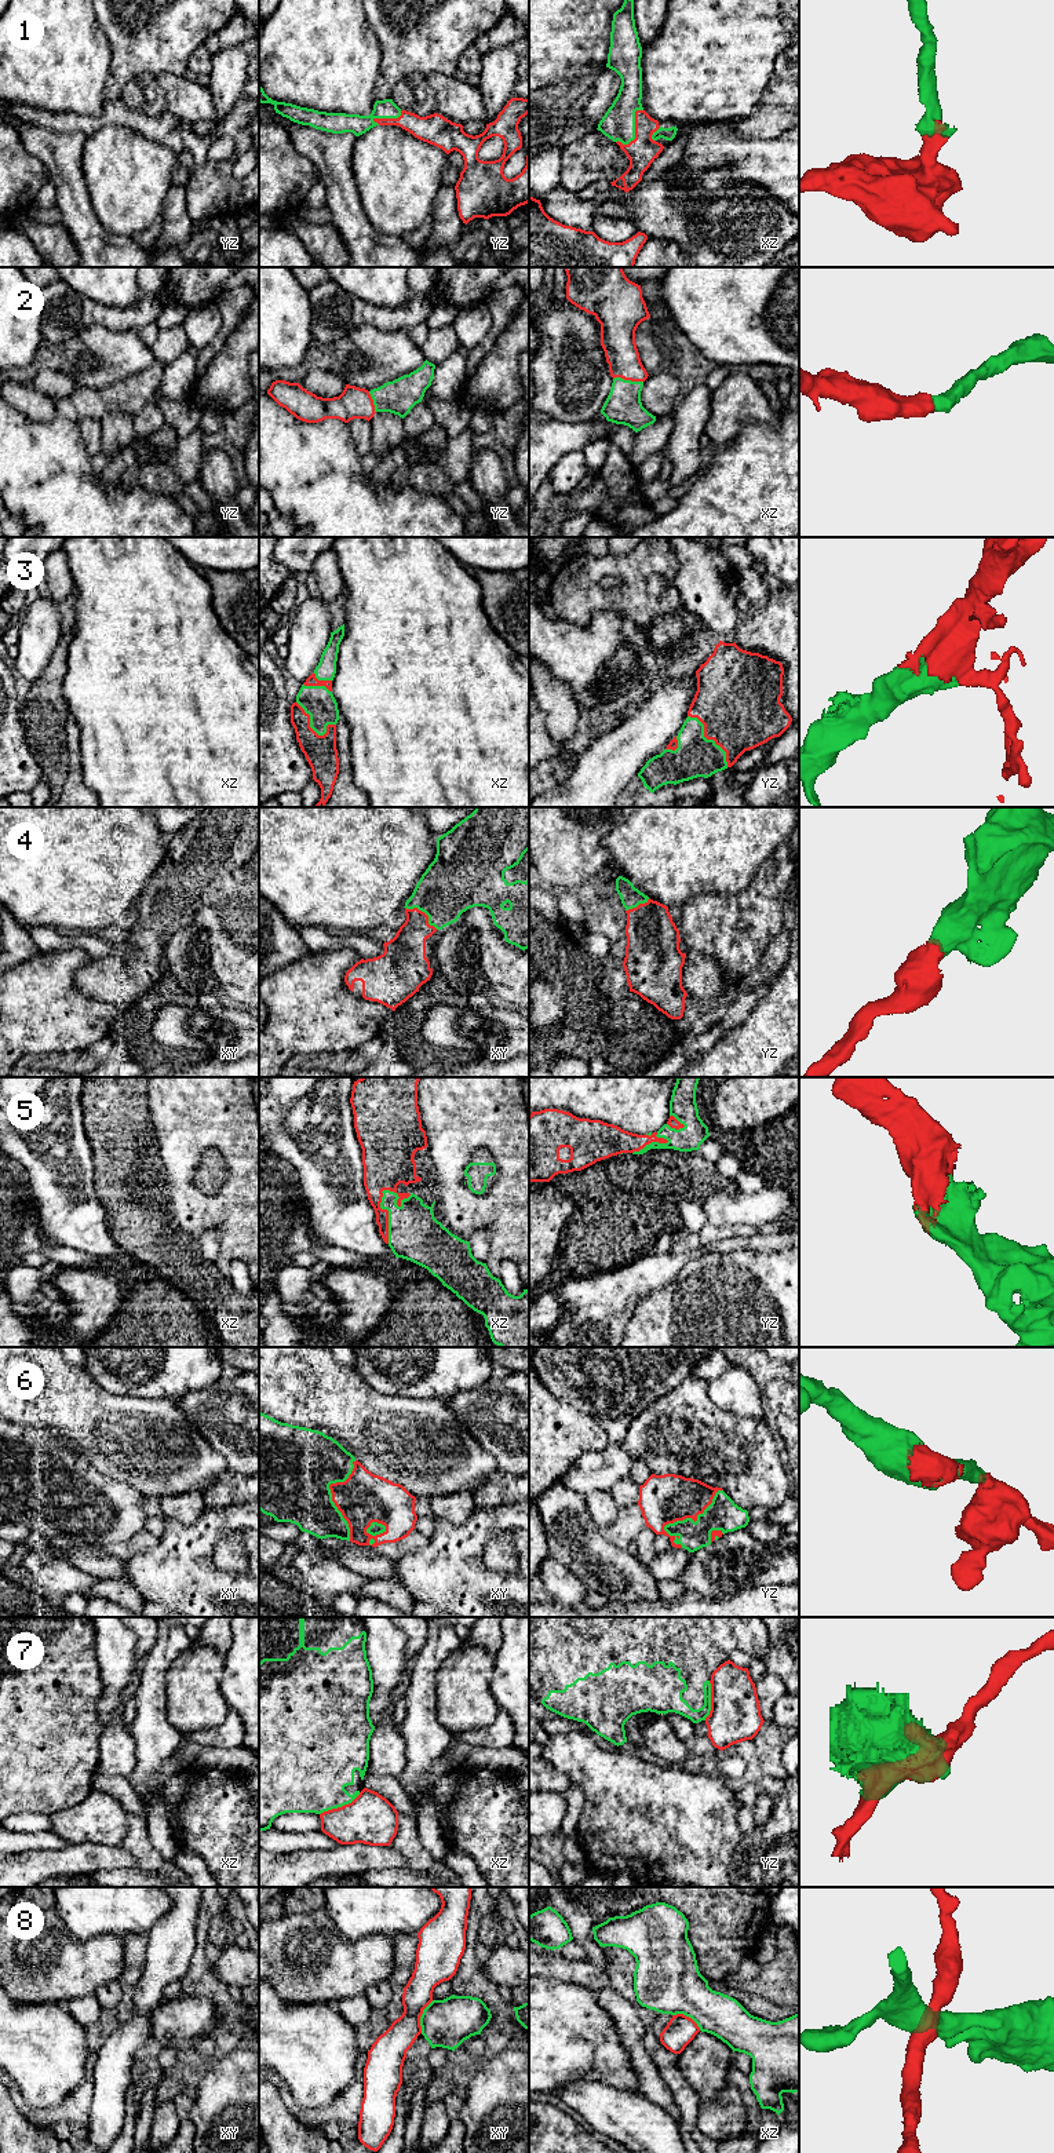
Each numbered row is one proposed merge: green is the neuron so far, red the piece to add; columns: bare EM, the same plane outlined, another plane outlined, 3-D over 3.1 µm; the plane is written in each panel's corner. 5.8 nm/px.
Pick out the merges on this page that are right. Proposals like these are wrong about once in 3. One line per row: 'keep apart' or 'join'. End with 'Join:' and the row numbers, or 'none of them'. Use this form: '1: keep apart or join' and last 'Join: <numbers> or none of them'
1: join
2: join
3: join
4: join
5: join
6: join
7: keep apart
8: keep apart
Join: 1, 2, 3, 4, 5, 6

